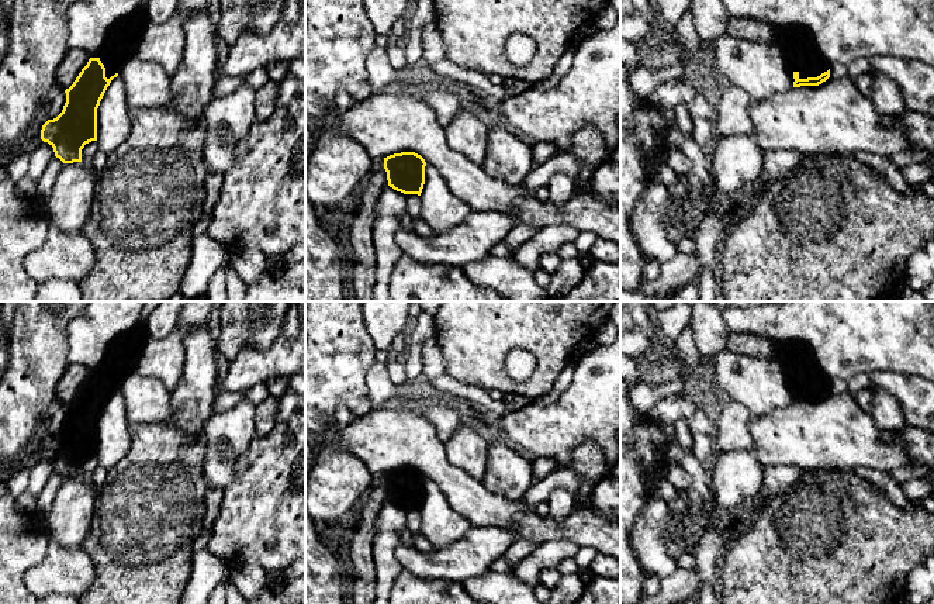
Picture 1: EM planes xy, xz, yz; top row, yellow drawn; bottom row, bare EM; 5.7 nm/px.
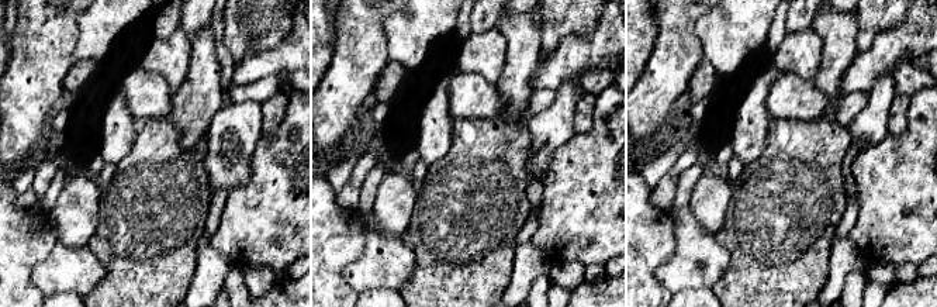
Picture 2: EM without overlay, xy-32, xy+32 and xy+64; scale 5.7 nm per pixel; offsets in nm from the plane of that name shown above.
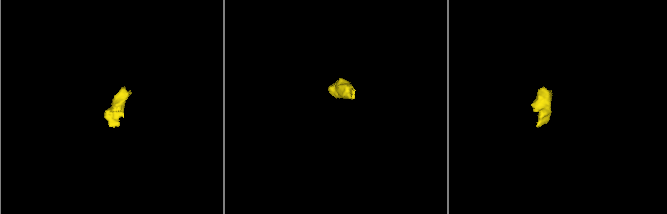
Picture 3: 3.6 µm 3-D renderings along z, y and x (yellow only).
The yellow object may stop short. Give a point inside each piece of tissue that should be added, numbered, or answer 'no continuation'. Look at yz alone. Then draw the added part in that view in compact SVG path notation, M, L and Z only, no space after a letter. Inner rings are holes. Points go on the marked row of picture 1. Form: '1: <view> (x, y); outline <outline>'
1: yz (799, 54); outline M798 28L778 32L776 44L782 48L789 69L799 73L799 79L817 77L830 69Z

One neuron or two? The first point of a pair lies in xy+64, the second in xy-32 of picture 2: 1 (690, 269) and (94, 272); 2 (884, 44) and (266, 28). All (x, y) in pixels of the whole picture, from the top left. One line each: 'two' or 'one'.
1: one
2: two

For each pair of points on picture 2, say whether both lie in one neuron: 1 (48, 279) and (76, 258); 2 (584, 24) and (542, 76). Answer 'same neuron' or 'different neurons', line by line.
1: same neuron
2: different neurons

